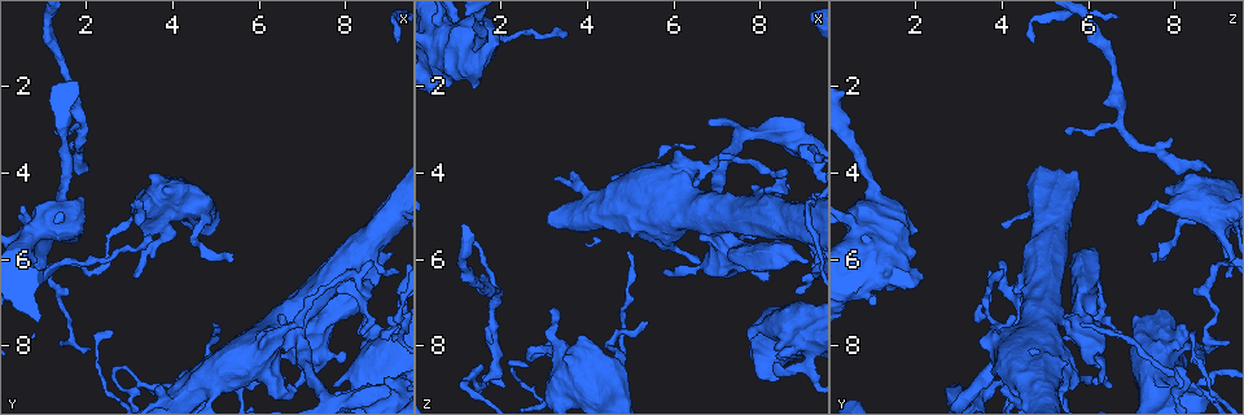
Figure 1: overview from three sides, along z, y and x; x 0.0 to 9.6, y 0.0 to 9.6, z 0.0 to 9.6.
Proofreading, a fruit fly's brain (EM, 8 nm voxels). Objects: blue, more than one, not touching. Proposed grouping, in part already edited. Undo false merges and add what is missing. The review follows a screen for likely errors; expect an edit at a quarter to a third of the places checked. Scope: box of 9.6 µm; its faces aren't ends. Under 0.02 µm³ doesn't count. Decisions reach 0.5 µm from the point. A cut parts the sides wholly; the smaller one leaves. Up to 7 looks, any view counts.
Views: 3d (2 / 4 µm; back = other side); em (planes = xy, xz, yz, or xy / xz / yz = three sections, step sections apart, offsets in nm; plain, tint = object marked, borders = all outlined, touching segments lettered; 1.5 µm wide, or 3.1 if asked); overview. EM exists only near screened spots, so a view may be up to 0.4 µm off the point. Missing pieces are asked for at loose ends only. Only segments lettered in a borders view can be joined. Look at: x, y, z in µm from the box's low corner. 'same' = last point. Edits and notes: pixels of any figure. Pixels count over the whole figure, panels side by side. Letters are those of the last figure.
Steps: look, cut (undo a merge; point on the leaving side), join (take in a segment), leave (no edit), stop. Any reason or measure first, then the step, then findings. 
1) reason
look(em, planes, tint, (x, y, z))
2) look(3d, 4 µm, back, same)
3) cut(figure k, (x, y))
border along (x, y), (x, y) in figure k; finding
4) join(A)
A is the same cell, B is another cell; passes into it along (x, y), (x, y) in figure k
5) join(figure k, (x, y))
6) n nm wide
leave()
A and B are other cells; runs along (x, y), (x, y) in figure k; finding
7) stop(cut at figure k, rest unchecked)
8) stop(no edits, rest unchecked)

tapers out
look(em, planes, borders, (1.30, 3.05, 5.50))

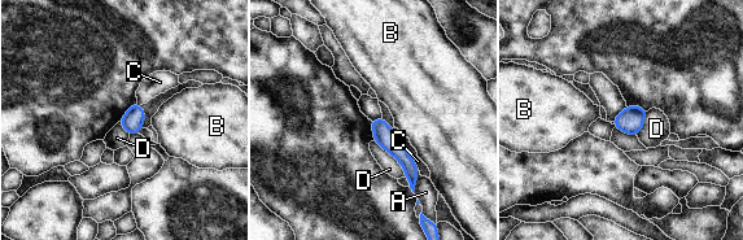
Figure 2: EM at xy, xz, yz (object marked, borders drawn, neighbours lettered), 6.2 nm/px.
leave()
A, B, C and D are other cells; no lettered segment goes on from it

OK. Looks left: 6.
abrupt turn
look(3d, 4 µm, back, (1.20, 6.25, 8.90))

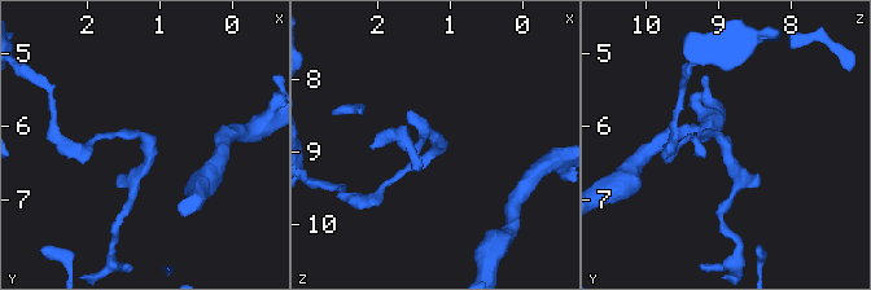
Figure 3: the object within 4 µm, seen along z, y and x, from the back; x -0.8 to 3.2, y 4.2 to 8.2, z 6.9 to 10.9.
look(em, planes, borders, (1.20, 6.20, 8.95))

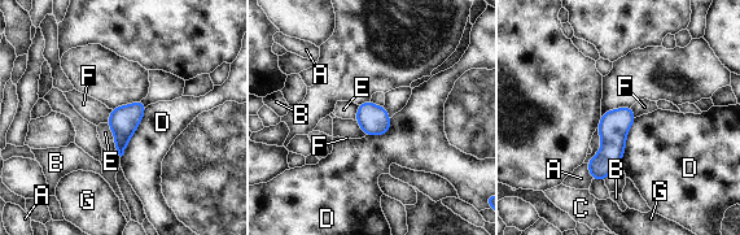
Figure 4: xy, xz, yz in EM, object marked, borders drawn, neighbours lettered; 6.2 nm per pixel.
180 nm wide
leave()
A, B, C, D, E, F and G are other cells; border along (145, 108), (144, 116), (121, 157) in figure 4; all the same cell

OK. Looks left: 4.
thick end
look(3d, 2 µm, (7.70, 8.90, 7.85))

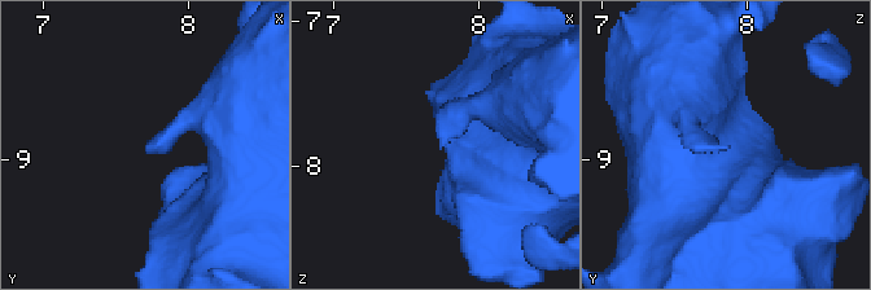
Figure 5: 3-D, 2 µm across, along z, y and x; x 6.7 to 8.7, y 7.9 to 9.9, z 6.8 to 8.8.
look(em, planes, borders, (7.74, 8.90, 7.84))

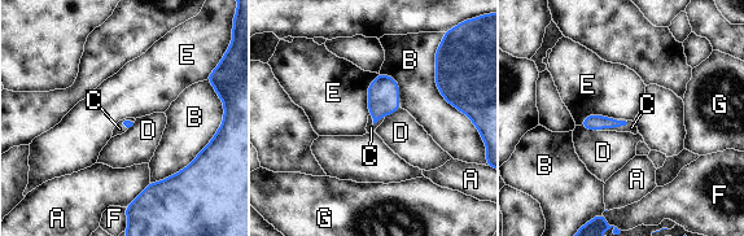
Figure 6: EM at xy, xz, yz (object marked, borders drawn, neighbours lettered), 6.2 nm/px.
join(C)
C is the same cell, A, B, D, E, F and G are other cells; passes into it along (594, 122), (612, 127), (631, 127) in figure 6; the cell continues

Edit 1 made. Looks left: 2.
stop(join at figure 6, rest unchecked)

